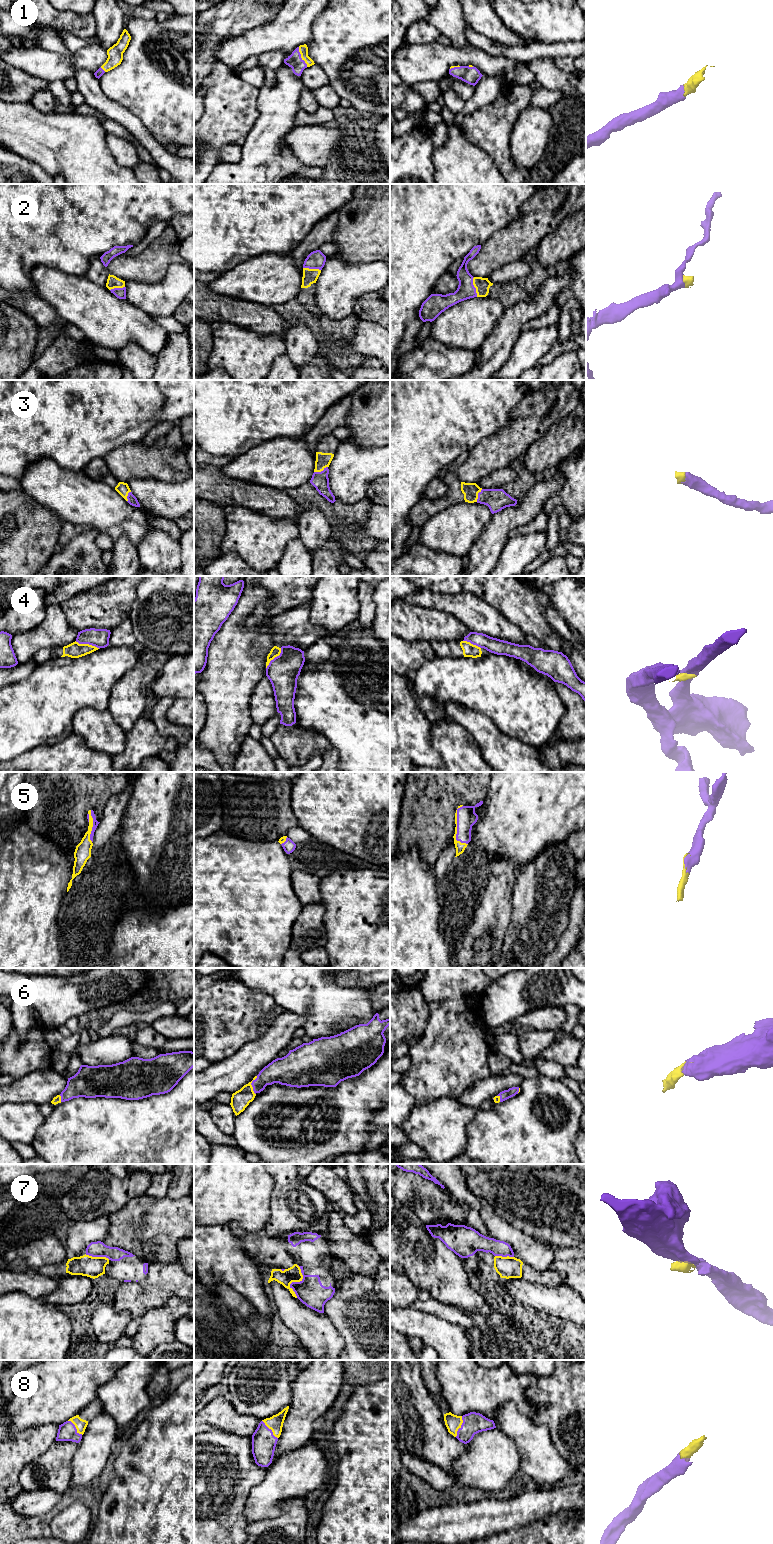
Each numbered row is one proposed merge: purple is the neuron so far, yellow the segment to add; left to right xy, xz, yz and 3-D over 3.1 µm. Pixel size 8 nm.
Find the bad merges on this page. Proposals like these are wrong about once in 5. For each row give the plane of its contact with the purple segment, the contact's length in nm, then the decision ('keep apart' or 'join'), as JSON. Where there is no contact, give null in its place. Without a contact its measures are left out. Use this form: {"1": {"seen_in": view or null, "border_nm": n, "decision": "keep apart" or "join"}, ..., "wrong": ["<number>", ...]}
{"1": {"seen_in": "xz", "border_nm": 180, "decision": "join"}, "2": {"seen_in": "yz", "border_nm": 160, "decision": "join"}, "3": {"seen_in": "xz", "border_nm": 120, "decision": "join"}, "4": {"seen_in": "xy", "border_nm": 200, "decision": "keep apart"}, "5": {"seen_in": "yz", "border_nm": 320, "decision": "join"}, "6": {"seen_in": "xz", "border_nm": 150, "decision": "join"}, "7": {"seen_in": "xz", "border_nm": 260, "decision": "keep apart"}, "8": {"seen_in": "yz", "border_nm": 180, "decision": "join"}, "wrong": ["4", "7"]}

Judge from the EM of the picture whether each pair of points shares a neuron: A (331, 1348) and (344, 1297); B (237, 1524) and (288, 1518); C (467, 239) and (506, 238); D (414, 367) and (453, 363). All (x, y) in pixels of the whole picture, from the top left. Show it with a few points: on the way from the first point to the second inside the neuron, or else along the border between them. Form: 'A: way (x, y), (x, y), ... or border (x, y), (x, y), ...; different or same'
A: border (324, 1312), (341, 1337), (344, 1343), (343, 1349); different
B: border (248, 1524), (246, 1533); different
C: border (508, 225), (496, 231), (481, 245); different
D: way (424, 367), (428, 367), (433, 363), (443, 363); same

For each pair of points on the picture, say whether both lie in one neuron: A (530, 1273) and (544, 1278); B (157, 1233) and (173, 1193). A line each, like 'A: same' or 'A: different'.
A: same
B: different

